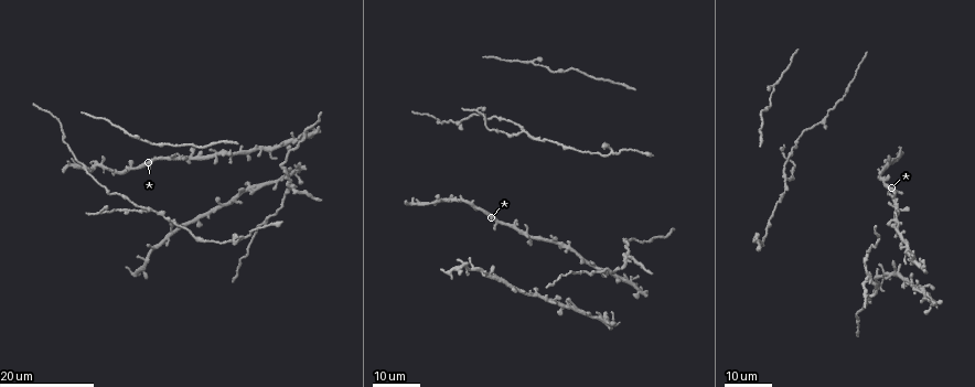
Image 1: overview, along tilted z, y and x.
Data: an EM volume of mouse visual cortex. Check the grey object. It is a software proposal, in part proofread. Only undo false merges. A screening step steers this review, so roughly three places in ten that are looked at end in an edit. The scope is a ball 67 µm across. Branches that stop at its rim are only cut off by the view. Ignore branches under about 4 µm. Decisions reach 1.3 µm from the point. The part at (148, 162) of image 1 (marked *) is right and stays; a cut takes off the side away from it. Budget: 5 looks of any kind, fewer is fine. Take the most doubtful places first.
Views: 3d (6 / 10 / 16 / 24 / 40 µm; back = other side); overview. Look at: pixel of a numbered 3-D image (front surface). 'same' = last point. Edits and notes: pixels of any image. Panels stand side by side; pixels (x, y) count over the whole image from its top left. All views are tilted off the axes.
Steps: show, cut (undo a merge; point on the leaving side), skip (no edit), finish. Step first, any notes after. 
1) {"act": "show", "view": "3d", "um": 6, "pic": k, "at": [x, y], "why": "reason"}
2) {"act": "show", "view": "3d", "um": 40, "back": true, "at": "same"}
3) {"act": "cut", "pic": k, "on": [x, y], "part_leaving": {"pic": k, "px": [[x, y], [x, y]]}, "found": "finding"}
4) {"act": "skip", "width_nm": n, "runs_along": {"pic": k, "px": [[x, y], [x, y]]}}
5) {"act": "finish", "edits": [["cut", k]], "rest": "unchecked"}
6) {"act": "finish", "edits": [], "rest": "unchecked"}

{"act": "show", "view": "3d", "um": 16, "pic": 1, "at": [112, 170], "why": "three-way junction"}

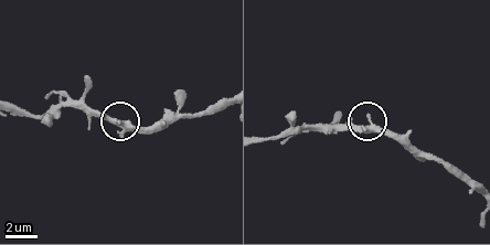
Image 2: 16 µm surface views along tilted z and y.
{"act": "show", "view": "3d", "um": 6, "pic": 2, "at": [124, 123]}

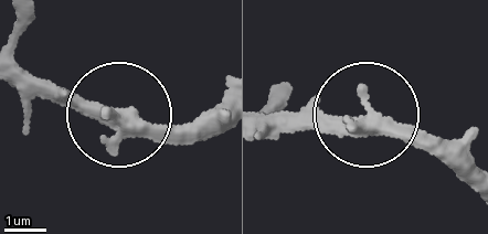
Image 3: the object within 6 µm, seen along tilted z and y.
{"act": "skip", "side_arm_um": 14, "runs_along": {"pic": 3, "px": [[220, 99], [170, 125], [24, 88]]}, "found": "one neuron here"}

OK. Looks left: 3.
{"act": "show", "view": "3d", "um": 24, "pic": 1, "at": [524, 133], "why": "branch point"}

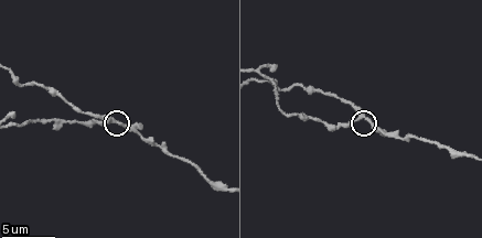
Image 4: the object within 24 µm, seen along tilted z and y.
{"act": "show", "view": "3d", "um": 6, "pic": 4, "at": [361, 119], "why": "zoom in"}

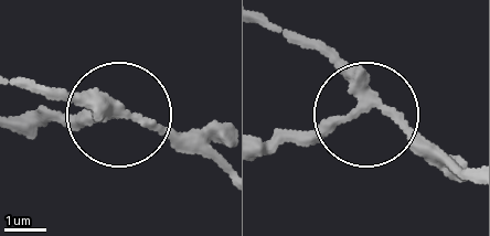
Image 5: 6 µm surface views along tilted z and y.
{"act": "show", "view": "3d", "um": 6, "back": true, "pic": 5, "at": [115, 111], "why": "from behind"}

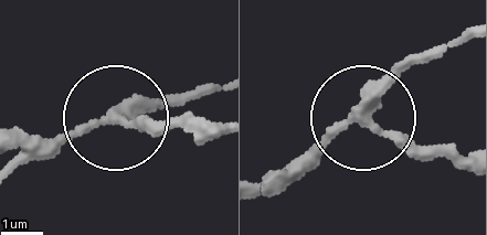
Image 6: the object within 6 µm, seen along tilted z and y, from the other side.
{"act": "cut", "pic": 6, "on": [161, 124], "side_arm_um": 17, "arms": 3, "found": "two neurons meet here"}

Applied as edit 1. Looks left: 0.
{"act": "finish", "edits": [["cut", 6]], "rest": "unchecked"}

